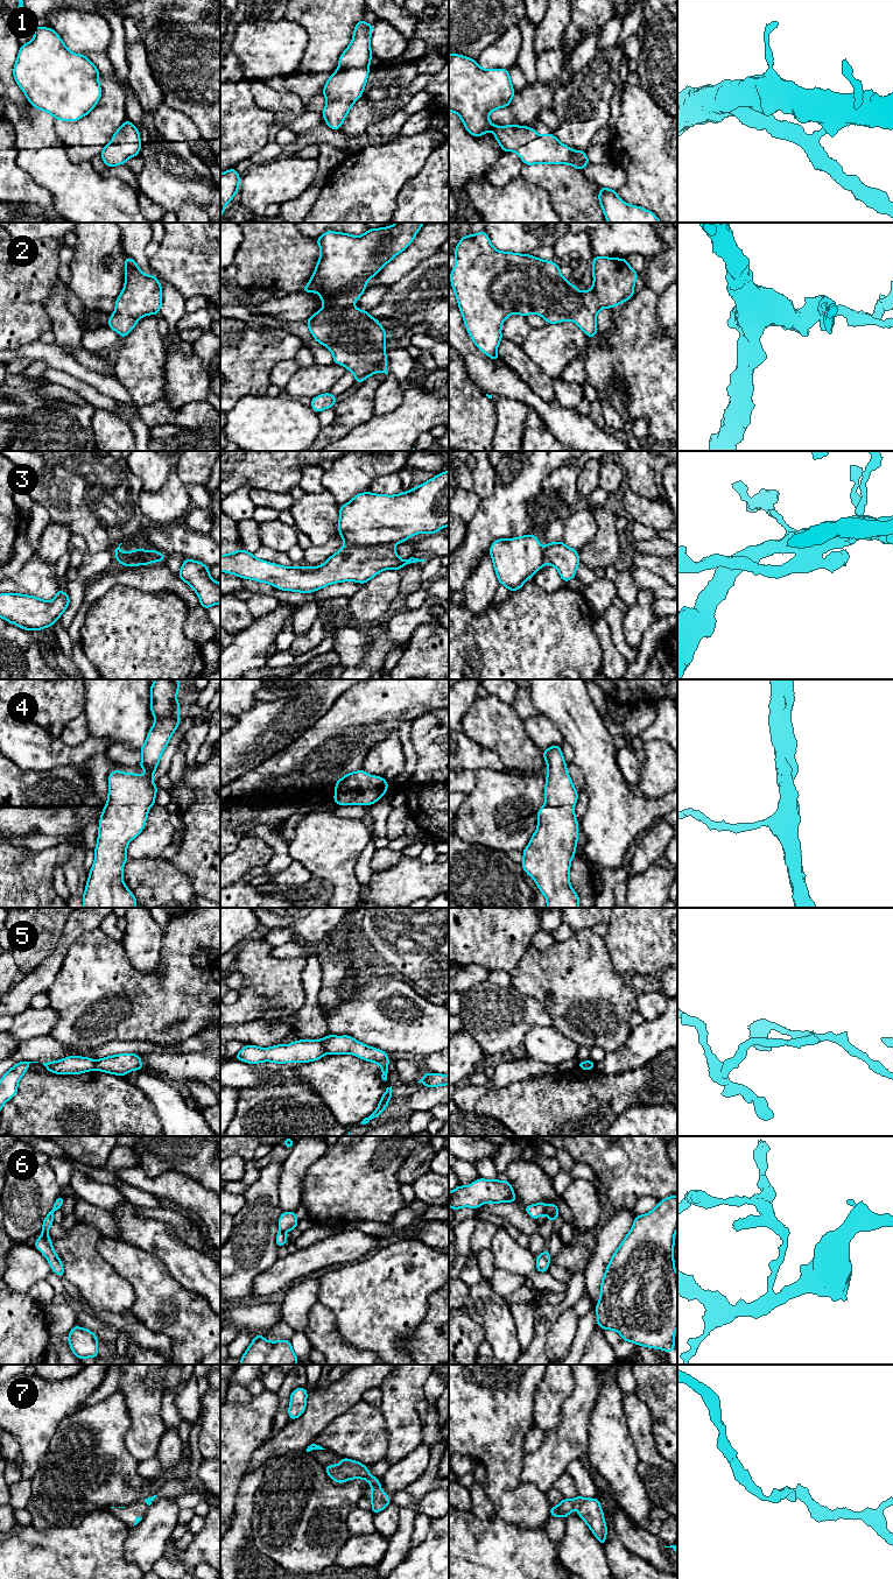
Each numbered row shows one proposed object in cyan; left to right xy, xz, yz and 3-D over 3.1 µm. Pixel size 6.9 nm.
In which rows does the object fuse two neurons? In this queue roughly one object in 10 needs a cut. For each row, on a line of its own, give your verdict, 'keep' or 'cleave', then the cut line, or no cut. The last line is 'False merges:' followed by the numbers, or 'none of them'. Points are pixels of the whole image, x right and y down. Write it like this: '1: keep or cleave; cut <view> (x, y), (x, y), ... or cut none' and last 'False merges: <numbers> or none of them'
1: keep; cut none
2: keep; cut none
3: cleave; cut xz (345, 544), (391, 545)
4: keep; cut none
5: cleave; cut xz (320, 1041), (325, 1052)
6: cleave; cut yz (547, 1205), (543, 1211)
7: keep; cut none
False merges: 3, 5, 6

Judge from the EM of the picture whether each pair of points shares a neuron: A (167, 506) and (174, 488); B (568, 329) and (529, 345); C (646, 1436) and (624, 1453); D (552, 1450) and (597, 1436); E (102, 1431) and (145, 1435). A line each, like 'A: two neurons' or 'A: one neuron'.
A: one neuron
B: one neuron
C: two neurons
D: two neurons
E: two neurons

